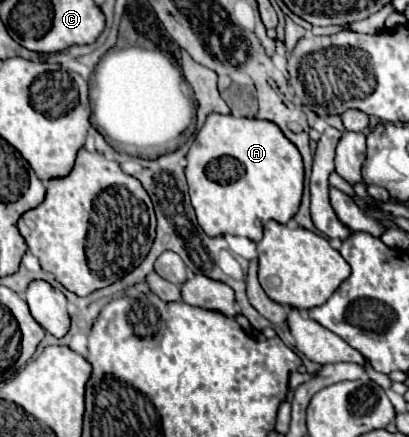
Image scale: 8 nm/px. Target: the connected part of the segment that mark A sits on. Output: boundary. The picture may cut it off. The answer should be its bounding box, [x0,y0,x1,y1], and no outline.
[186,113,302,243]

